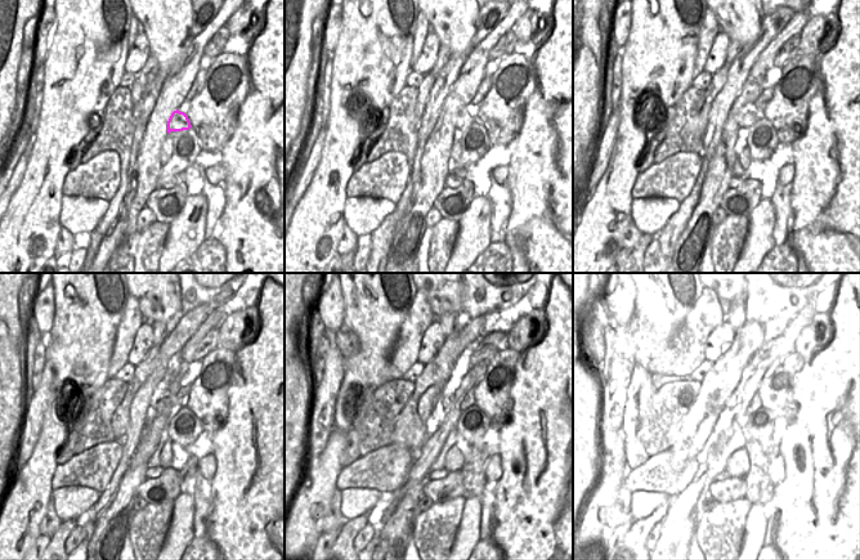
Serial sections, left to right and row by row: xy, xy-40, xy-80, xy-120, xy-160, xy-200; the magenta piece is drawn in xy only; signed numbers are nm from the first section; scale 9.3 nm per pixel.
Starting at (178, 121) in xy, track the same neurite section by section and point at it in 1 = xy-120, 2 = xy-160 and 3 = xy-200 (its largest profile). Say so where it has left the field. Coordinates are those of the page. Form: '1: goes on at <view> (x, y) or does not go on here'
1: goes on at xy-120 (165, 403)
2: goes on at xy-160 (448, 389)
3: goes on at xy-200 (734, 398)

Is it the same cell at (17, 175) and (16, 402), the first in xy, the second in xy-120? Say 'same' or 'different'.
different

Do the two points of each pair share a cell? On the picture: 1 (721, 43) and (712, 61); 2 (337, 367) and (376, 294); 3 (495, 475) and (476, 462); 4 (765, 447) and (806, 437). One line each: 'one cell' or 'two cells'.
1: one cell
2: two cells
3: two cells
4: two cells

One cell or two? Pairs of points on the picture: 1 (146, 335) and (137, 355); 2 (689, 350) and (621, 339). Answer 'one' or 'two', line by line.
1: one
2: two

